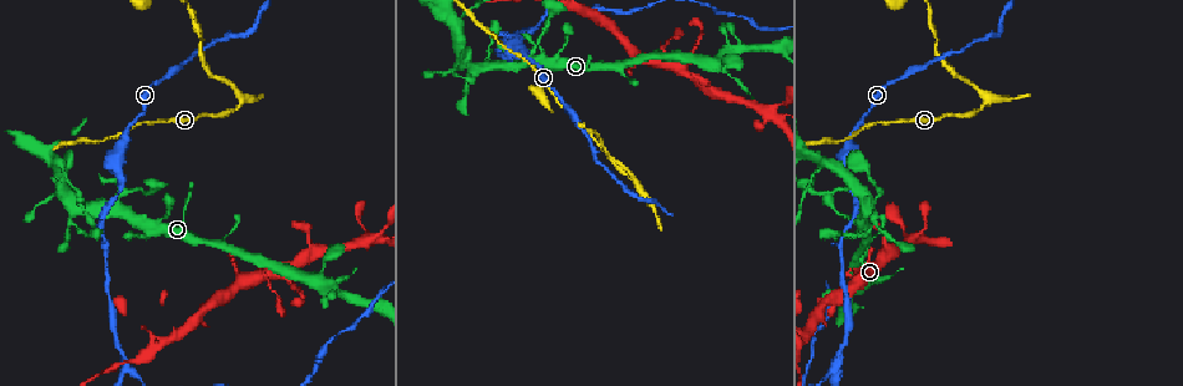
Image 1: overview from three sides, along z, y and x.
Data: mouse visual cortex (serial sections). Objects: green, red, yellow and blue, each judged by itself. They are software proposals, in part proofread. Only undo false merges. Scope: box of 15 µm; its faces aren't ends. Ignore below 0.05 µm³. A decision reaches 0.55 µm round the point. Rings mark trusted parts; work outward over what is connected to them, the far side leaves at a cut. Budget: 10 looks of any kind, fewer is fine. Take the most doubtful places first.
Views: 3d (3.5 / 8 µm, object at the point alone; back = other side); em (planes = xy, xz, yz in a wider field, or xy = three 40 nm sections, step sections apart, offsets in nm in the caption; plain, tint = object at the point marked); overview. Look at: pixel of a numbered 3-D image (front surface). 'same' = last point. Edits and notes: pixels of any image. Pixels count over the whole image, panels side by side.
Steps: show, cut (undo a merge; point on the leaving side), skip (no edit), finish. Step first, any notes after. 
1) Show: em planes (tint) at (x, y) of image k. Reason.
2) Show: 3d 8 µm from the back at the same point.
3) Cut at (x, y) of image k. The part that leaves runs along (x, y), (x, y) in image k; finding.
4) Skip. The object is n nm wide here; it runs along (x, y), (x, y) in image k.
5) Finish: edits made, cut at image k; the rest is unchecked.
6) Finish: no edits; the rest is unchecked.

Show: 3d 3.5 µm at (638, 185) of image 1. Branch point.

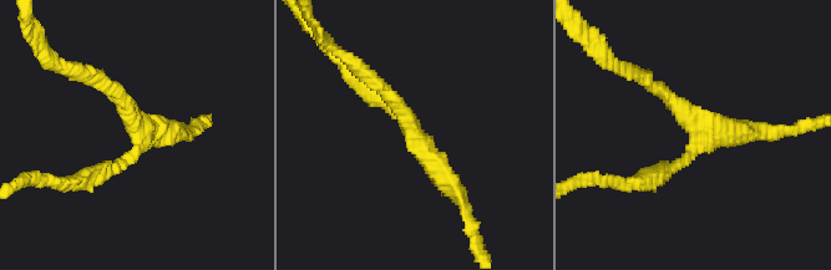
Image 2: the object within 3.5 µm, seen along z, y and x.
Show: em xy step 3 (tint) at (693, 147) of image 2. 3 arms meet here; the arms are 200, 200, 300 nm wide.

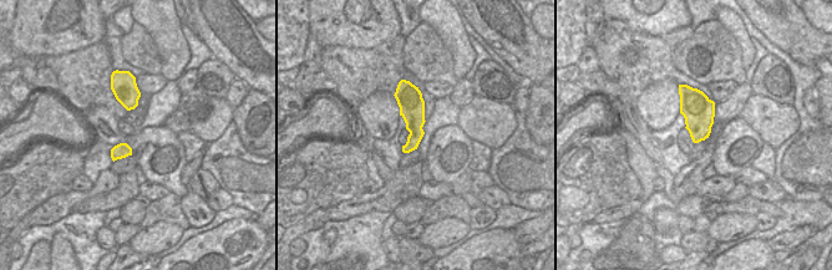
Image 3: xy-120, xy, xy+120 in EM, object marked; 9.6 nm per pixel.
Skip. It runs along (80, 181), (137, 149), (107, 85) in image 2; continuous, no second cell.

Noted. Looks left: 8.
Show: 3d 3.5 µm from the back at (769, 113) of image 1. A narrow waist.

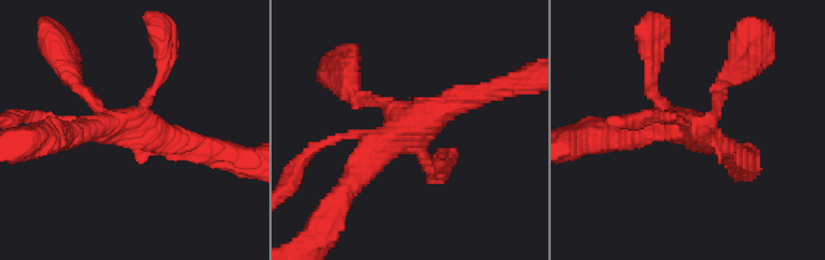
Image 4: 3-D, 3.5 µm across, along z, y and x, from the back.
Show: em xy step 3 (tint) at (126, 129) of image 4.

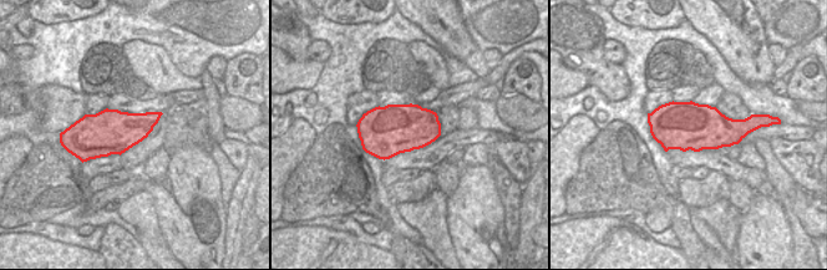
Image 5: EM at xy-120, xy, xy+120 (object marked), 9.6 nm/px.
Skip. It runs along (479, 96), (405, 121), (348, 185) in image 4; one cell here.

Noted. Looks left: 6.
Show: 3d 3.5 µm at (517, 50) of image 1. Sudden change in width.

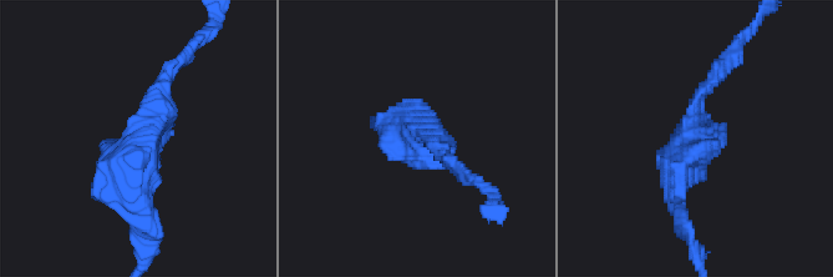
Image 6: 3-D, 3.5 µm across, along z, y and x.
Show: em xy step 3 (tint) at (413, 131) of image 6. Need the tissue.

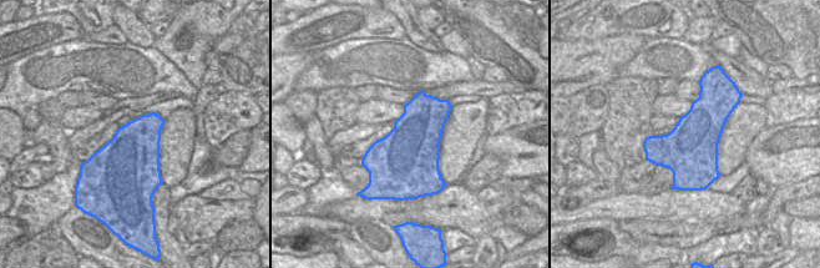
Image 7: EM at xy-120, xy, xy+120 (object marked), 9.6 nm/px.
Skip. The object is 600 nm wide here; it runs along (158, 95), (135, 149), (147, 245) in image 6; one cell here.

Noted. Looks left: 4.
Show: 3d 3.5 µm from the back at (527, 30) of image 1. Branch point.

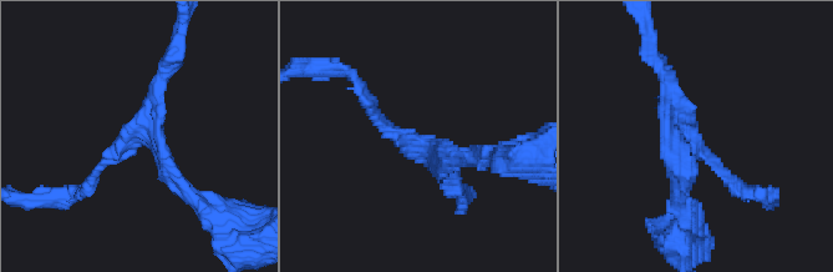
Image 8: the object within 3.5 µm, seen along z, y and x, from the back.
Show: em xy step 2 (tint) at (686, 121) of image 8. 3 arms meet here; the arms are 150, 200, 200 nm wide.

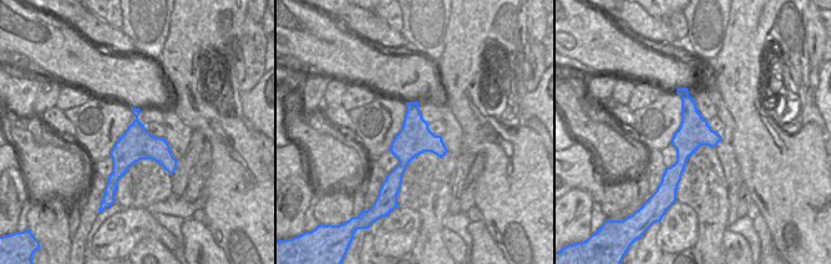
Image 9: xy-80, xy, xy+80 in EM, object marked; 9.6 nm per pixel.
Show: em planes (tint) at the same point.

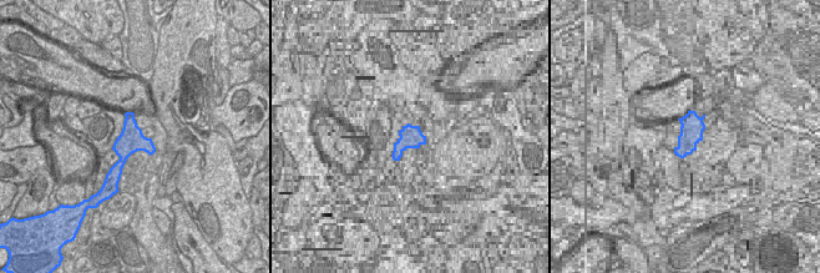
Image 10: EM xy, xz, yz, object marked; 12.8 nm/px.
Skip. It runs along (176, 51), (145, 120), (95, 174) in image 8; continuous, no second cell.

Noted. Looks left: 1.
Finish: no edits; the rest is unchecked.

